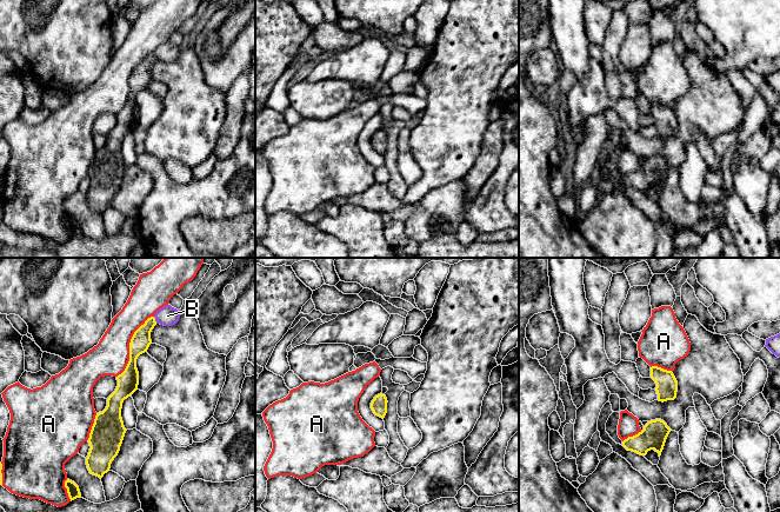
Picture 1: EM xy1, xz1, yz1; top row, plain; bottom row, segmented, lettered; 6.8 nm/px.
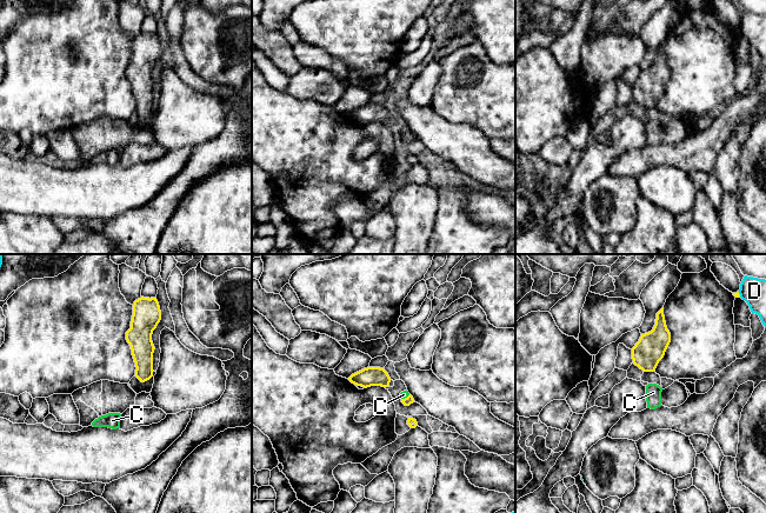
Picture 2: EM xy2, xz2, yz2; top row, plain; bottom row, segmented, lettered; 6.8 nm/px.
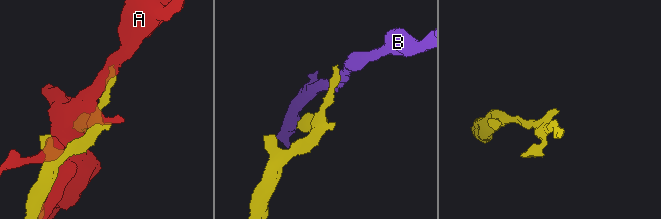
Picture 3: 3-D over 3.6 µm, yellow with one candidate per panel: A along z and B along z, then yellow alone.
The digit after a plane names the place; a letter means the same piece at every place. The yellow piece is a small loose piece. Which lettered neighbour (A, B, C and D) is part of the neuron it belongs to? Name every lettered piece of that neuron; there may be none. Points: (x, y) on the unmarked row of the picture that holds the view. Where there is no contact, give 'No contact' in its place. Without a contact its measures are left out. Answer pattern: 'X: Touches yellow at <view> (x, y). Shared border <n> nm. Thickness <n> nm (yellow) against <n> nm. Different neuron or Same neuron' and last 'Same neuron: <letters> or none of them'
A: Touches yellow at xy1 (130, 81). Shared border 500 nm. Thickness 140 nm (yellow) against 240 nm. Different neuron
B: Touches yellow at xy1 (154, 57). Shared border 50 nm. Thickness 140 nm (yellow) against 140 nm. Different neuron
C: Touches yellow at xz2 (405, 134). Shared border 70 nm. Thickness 60 nm (yellow) against 50 nm. Same neuron
D: Touches yellow at yz2 (739, 31). Shared border 40 nm. Thickness 40 nm (yellow) against 180 nm. Different neuron
Same neuron: C

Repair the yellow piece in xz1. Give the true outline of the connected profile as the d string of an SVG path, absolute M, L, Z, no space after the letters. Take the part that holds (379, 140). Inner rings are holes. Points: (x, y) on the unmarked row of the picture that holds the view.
M380 129L375 132L371 139L373 149L384 155L387 149L387 139L388 138L385 131Z

